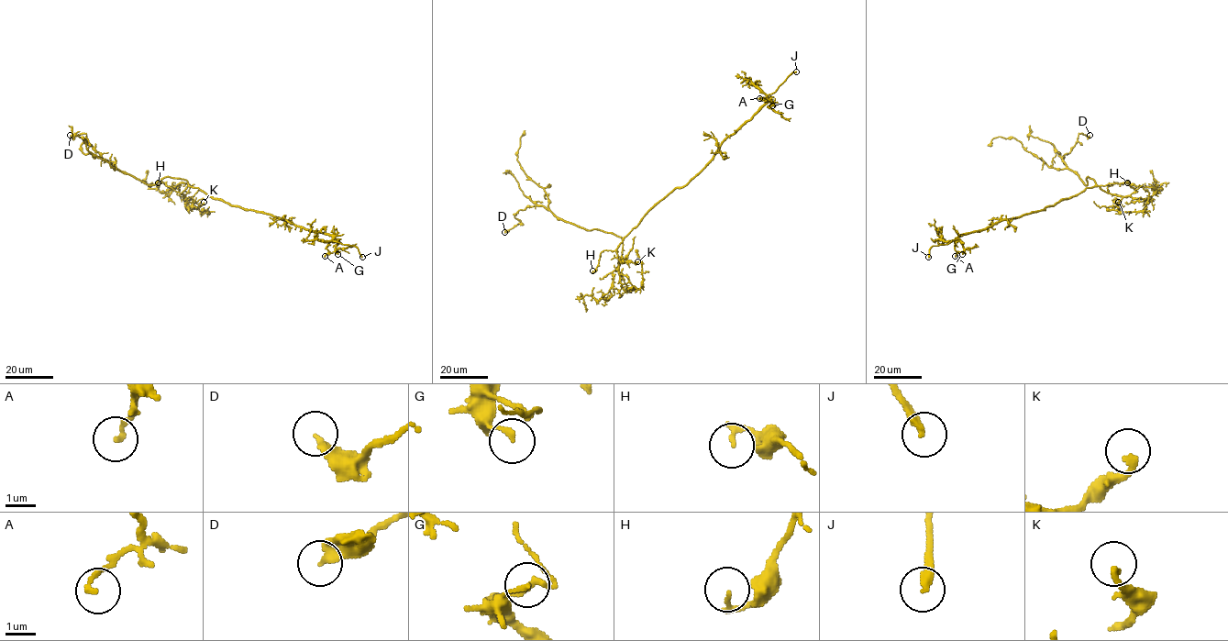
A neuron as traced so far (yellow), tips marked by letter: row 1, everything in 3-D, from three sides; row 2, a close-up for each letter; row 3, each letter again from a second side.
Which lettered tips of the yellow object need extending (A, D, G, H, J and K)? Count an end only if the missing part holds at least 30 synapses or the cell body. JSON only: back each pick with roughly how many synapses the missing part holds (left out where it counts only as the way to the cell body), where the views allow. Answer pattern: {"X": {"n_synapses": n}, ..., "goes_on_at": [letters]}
{"goes_on_at": ["J"]}

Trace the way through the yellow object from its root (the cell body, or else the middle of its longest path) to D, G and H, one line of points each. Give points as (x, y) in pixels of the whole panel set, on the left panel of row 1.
D: (213, 196), (181, 179), (165, 177), (146, 184), (101, 157), (84, 154), (81, 145), (85, 133), (70, 135)
G: (213, 196), (232, 205), (262, 211), (309, 230), (330, 234), (337, 240), (337, 254)
H: (213, 196), (198, 188), (188, 186), (177, 193), (165, 182), (158, 182)

